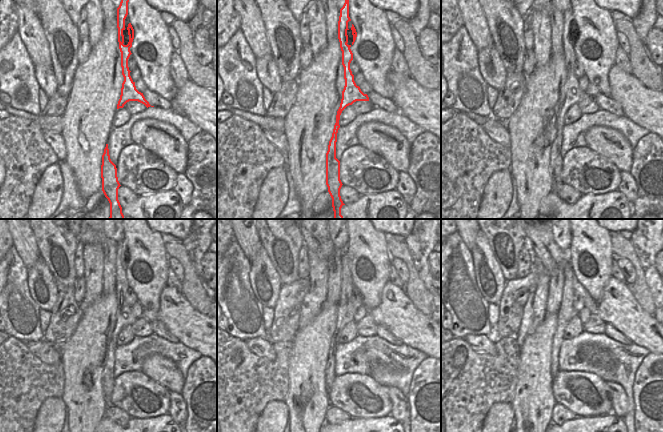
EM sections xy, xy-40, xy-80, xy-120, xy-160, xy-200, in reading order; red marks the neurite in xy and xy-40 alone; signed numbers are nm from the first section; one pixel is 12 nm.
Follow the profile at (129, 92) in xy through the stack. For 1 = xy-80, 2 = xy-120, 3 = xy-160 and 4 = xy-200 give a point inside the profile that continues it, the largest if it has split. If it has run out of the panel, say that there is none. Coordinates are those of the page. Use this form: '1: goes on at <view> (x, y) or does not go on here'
1: goes on at xy-80 (573, 94)
2: goes on at xy-120 (124, 317)
3: goes on at xy-160 (345, 311)
4: goes on at xy-200 (566, 312)

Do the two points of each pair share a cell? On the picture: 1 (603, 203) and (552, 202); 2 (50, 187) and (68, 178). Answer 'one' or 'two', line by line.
1: one
2: two

